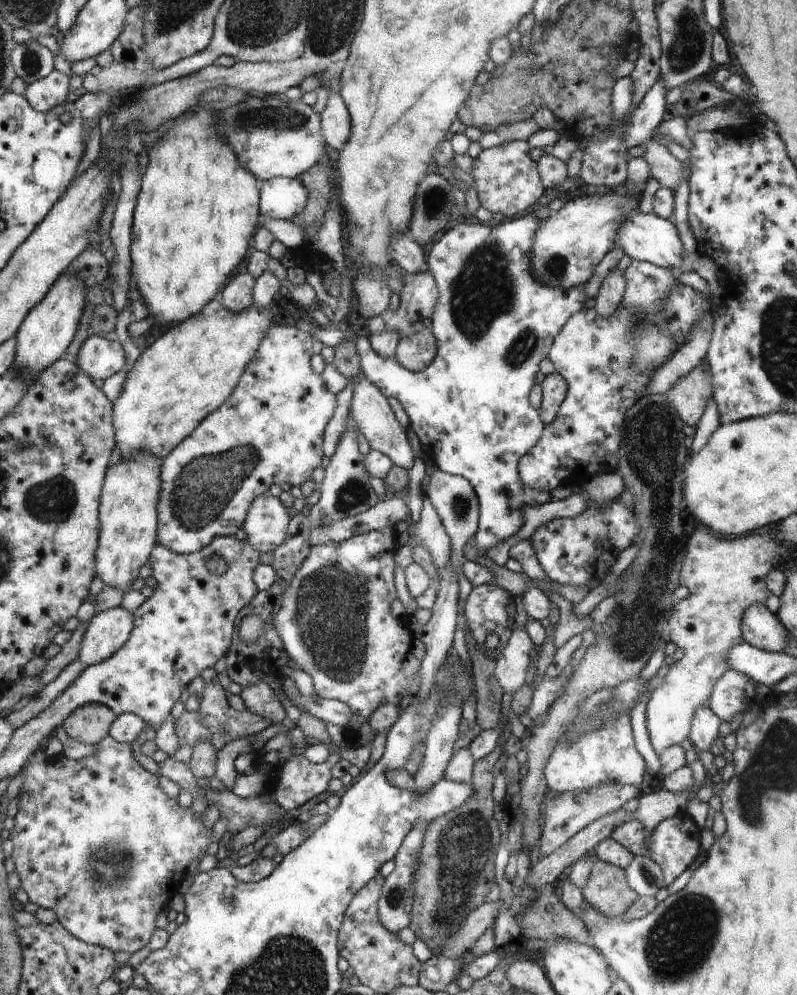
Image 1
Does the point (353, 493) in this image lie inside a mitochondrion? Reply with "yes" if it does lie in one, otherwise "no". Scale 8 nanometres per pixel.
yes

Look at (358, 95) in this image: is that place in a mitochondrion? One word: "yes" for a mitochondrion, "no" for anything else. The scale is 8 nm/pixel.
no

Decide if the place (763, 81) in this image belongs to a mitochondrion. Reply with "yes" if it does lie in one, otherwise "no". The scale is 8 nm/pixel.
no

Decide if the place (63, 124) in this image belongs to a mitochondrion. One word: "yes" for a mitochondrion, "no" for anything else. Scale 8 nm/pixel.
no

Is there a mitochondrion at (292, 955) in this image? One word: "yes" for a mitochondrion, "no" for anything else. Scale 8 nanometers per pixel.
yes

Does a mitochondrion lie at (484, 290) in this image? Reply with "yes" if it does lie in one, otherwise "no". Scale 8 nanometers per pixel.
yes

